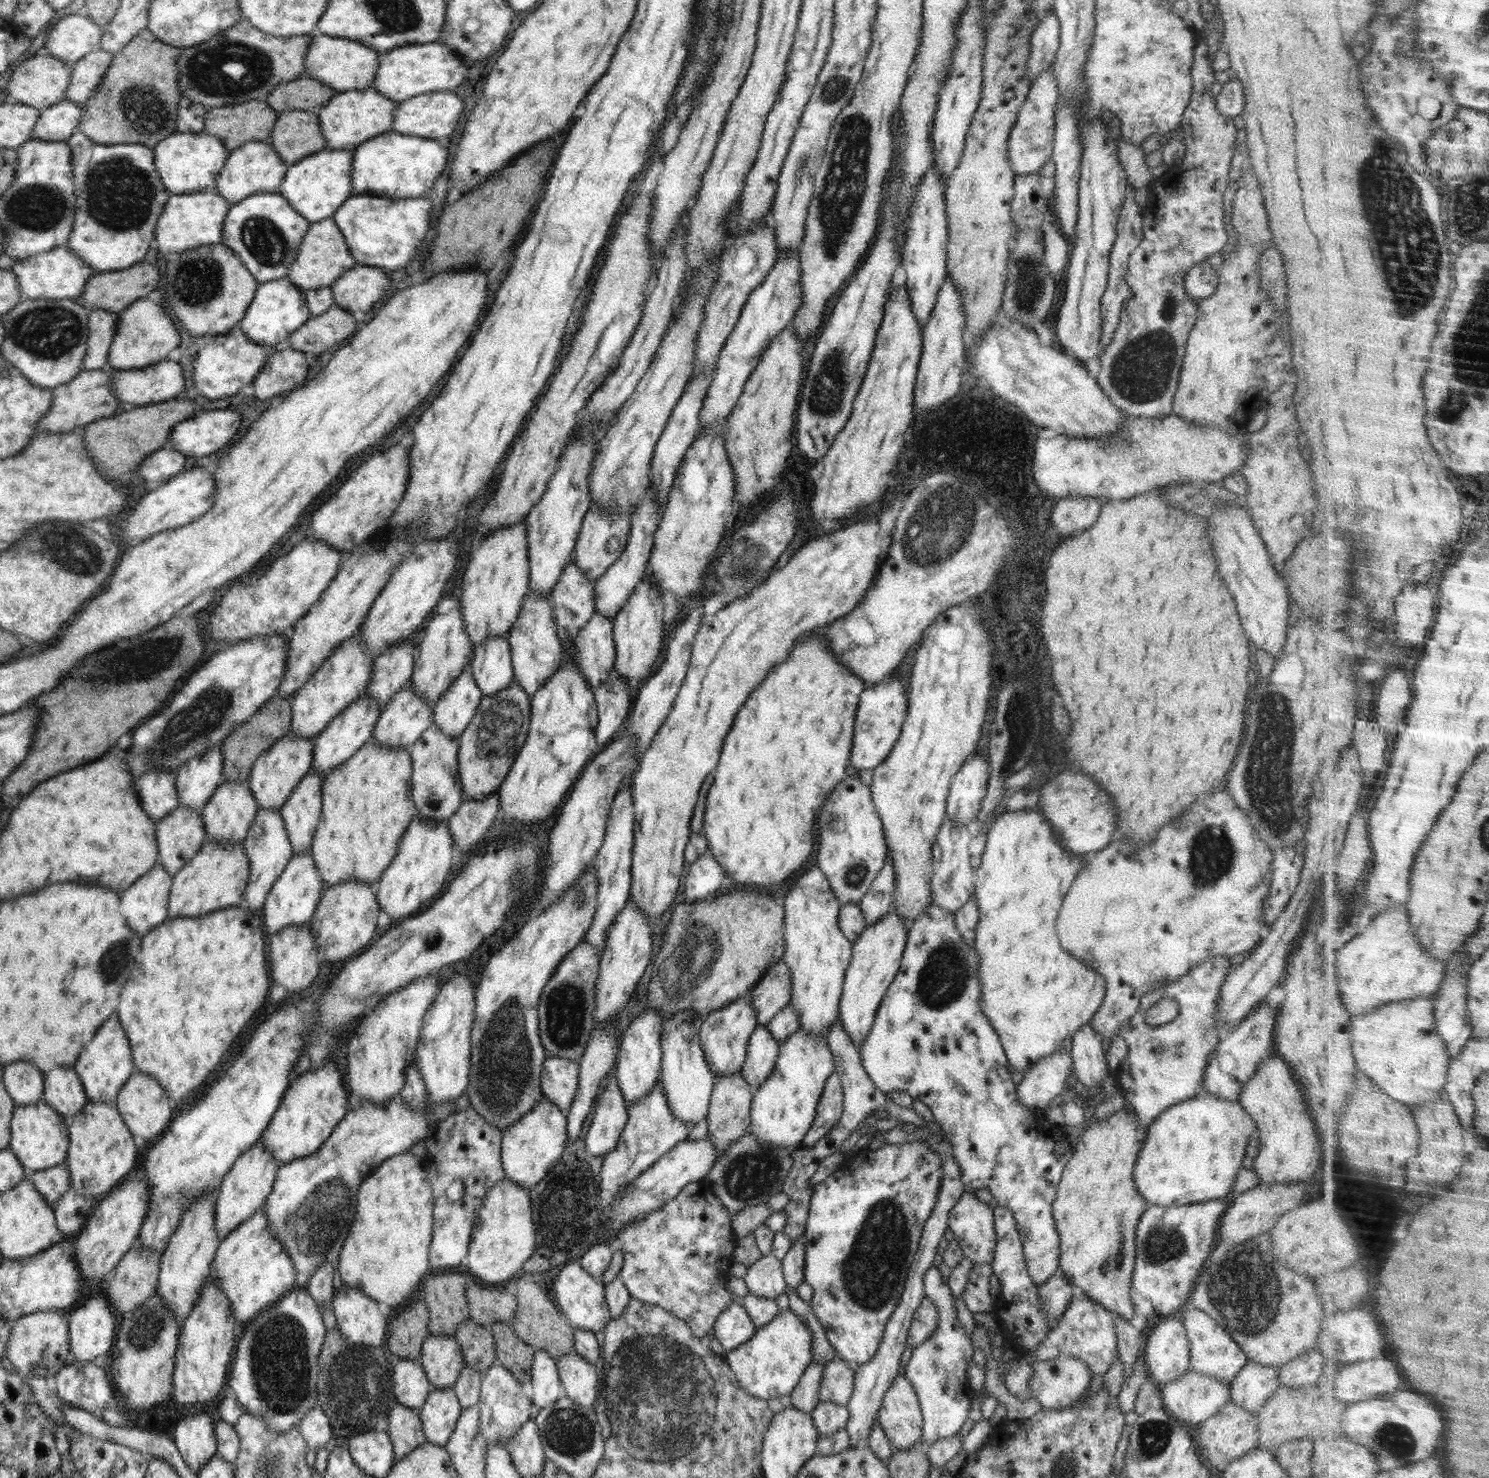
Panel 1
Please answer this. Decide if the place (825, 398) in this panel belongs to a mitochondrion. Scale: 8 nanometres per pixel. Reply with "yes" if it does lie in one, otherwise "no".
yes

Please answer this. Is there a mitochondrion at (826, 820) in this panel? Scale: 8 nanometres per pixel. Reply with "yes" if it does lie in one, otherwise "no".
yes

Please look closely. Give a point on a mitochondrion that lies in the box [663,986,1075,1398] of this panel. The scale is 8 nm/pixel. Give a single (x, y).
(872, 1271)

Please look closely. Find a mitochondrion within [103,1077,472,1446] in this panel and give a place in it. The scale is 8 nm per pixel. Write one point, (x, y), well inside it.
(279, 1354)

